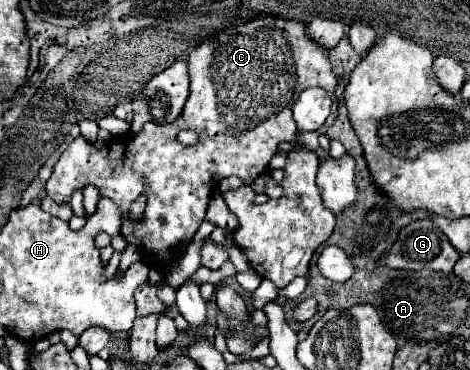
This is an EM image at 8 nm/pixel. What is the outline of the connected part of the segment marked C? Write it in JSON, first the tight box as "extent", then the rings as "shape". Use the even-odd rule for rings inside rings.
{"extent":[46,16,336,264],"shape":[[[256,16],[248,22],[236,24],[208,38],[194,52],[190,52],[188,72],[190,72],[190,96],[182,114],[172,124],[146,122],[138,136],[126,136],[124,149],[123,144],[118,140],[110,140],[102,150],[96,150],[90,142],[78,136],[62,152],[50,180],[46,182],[46,196],[50,196],[56,202],[68,202],[76,188],[82,188],[84,184],[94,184],[100,190],[100,196],[108,196],[120,206],[124,216],[130,216],[128,208],[146,190],[148,202],[146,202],[144,218],[140,222],[132,222],[130,218],[124,218],[122,236],[128,242],[136,244],[144,252],[146,260],[160,260],[164,264],[168,264],[174,258],[174,248],[180,242],[192,240],[200,222],[206,216],[210,194],[216,190],[220,180],[224,180],[230,174],[236,174],[244,184],[252,184],[260,174],[266,172],[270,158],[276,154],[280,142],[300,142],[312,152],[316,152],[318,136],[326,134],[326,130],[336,120],[336,106],[332,106],[328,120],[316,132],[300,132],[294,124],[294,118],[292,118],[294,94],[310,86],[320,86],[334,98],[334,88],[336,88],[334,66],[328,60],[326,50],[308,36],[306,24],[296,20]],[[184,128],[192,128],[200,134],[198,144],[184,146],[176,140],[176,134]]]}

